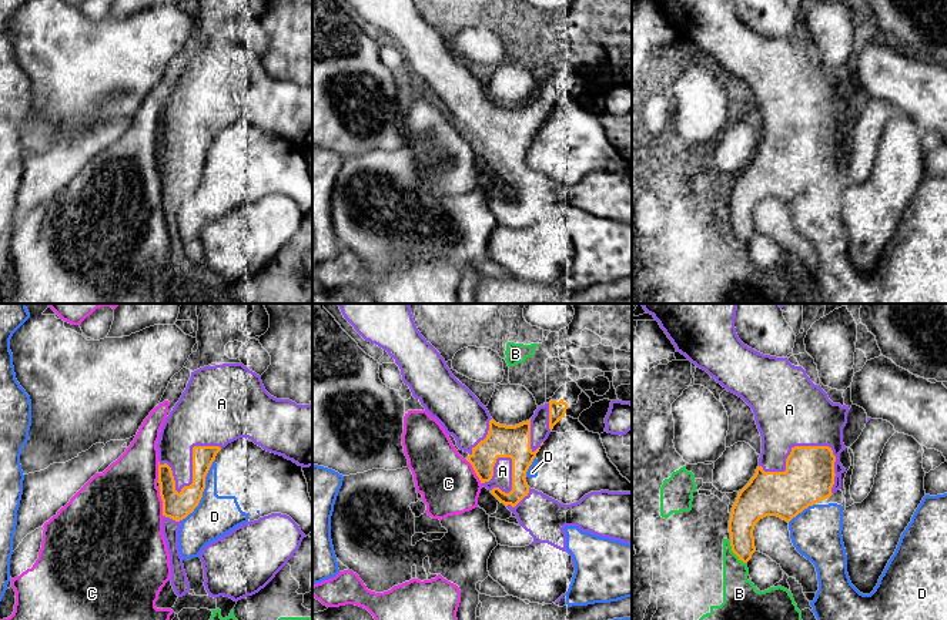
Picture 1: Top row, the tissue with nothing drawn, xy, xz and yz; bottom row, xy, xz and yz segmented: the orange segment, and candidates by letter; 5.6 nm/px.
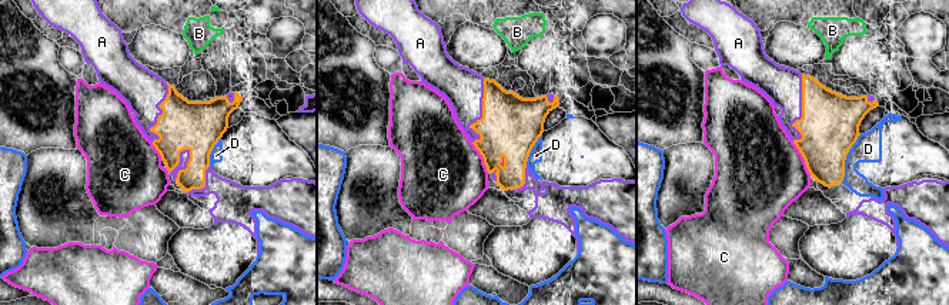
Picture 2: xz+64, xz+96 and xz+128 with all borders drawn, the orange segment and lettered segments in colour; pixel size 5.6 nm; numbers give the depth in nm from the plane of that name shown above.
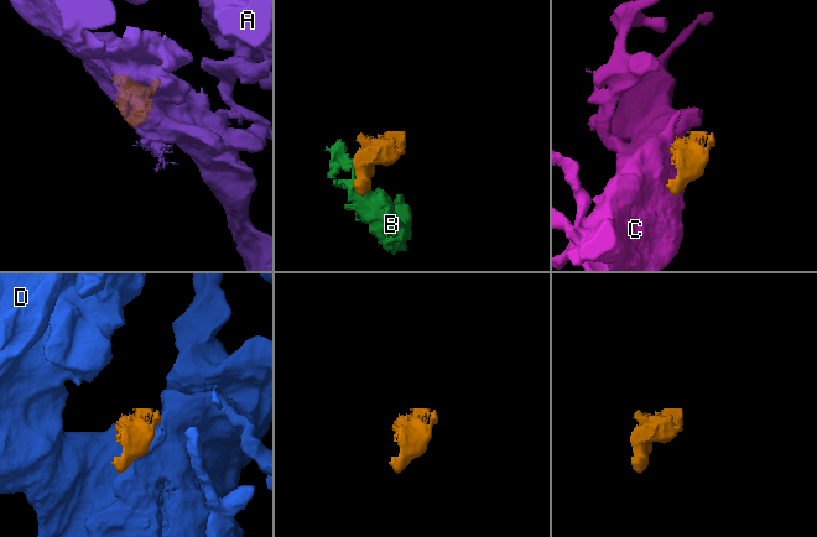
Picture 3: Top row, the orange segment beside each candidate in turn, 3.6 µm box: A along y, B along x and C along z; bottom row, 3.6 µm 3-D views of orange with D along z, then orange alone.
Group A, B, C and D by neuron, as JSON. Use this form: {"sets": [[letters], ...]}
{"sets": [["A"], ["B"], ["C"], ["D"]]}

